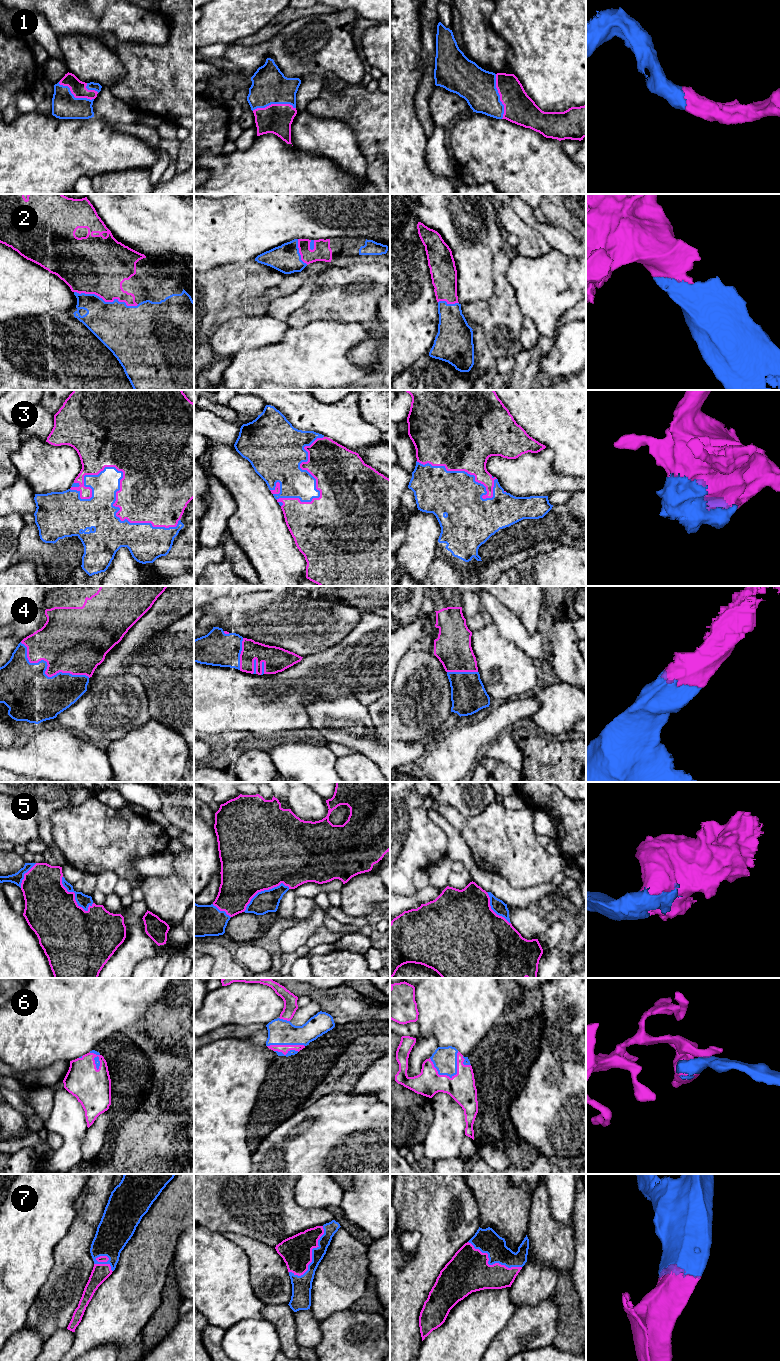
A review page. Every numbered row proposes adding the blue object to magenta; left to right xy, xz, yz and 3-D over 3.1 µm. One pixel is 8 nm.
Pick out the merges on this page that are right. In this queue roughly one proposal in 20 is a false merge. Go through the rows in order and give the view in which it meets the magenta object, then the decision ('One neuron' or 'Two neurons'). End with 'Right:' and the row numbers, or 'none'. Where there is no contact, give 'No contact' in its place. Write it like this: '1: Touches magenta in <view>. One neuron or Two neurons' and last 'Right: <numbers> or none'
1: Touches magenta in yz. One neuron
2: Touches magenta in xy. One neuron
3: Touches magenta in xy. One neuron
4: Touches magenta in xy. One neuron
5: Touches magenta in xy. One neuron
6: Touches magenta in yz. One neuron
7: Touches magenta in xz. One neuron
Right: 1, 2, 3, 4, 5, 6, 7

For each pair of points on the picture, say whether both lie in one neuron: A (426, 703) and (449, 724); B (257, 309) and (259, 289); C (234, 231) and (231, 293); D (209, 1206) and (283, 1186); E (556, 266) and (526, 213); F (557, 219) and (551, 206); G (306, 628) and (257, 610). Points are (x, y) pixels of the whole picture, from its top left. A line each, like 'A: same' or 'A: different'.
A: different
B: same
C: different
D: same
E: different
F: same
G: same

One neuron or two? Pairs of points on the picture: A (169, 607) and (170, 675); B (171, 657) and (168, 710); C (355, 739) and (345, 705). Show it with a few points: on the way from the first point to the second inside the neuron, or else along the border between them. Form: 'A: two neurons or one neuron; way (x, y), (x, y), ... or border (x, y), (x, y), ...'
A: two neurons; border (183, 616), (162, 627), (149, 638)
B: one neuron; way (170, 670), (170, 697)
C: one neuron; way (355, 731), (345, 719), (345, 713)

